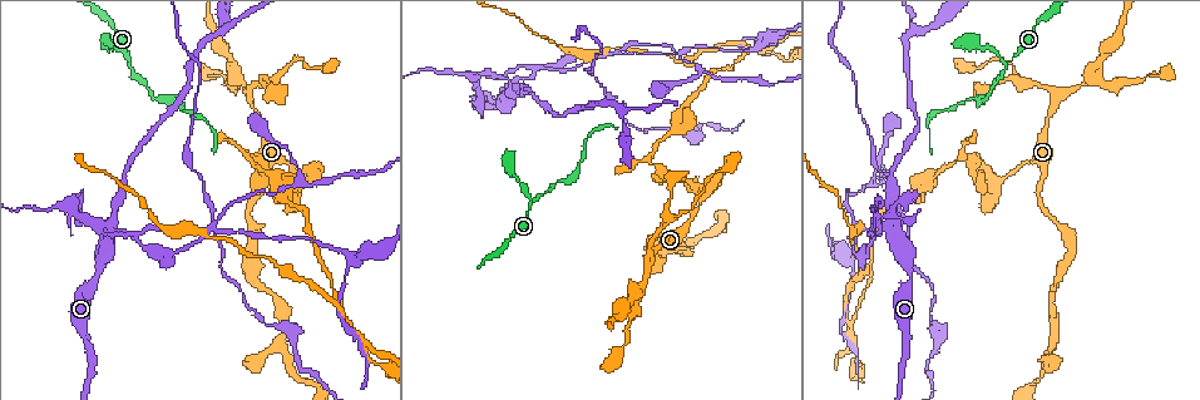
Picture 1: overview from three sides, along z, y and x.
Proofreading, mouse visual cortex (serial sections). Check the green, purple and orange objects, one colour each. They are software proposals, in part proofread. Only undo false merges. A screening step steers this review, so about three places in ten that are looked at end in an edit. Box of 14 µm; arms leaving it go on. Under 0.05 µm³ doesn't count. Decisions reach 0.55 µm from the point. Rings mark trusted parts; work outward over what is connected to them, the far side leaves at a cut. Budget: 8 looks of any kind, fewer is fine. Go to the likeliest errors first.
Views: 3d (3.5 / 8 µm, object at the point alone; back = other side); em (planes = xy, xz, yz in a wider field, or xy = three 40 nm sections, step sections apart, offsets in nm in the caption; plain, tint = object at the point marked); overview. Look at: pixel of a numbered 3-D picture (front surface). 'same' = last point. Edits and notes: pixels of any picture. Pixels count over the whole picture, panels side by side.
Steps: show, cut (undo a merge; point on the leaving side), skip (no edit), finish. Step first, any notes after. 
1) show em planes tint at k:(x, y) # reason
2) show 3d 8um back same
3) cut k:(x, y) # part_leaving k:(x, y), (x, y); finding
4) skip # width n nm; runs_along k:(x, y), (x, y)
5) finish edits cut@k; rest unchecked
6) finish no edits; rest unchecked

show 3d 3.5um at 1:(891, 233) # four-way junction

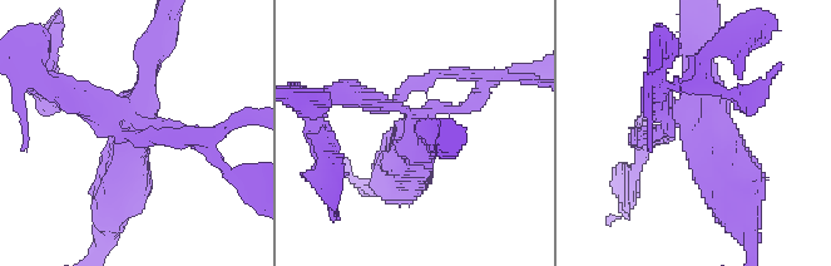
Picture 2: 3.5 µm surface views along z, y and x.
show em xy step 2 tint at 2:(412, 140)

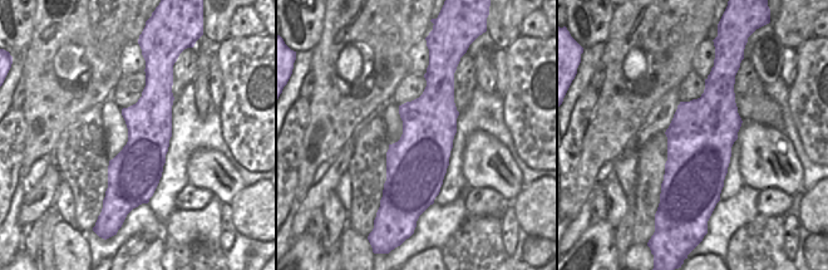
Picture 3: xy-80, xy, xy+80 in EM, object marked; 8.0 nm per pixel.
cut 2:(639, 138) # part_leaving 2:(677, 121), (636, 171); two cells meet here

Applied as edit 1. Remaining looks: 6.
show 3d 3.5um at 1:(529, 202) # side arm on a straight run

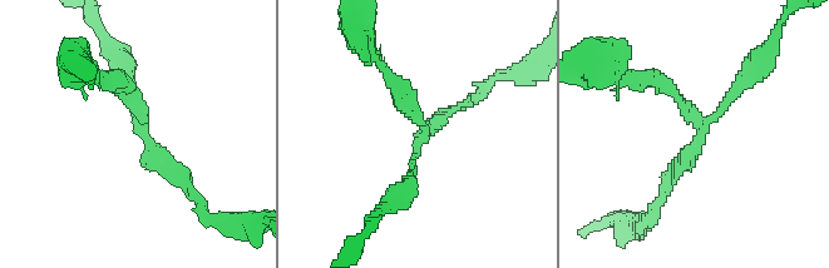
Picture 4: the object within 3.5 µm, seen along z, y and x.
show em xy step 2 tint at 4:(702, 123)

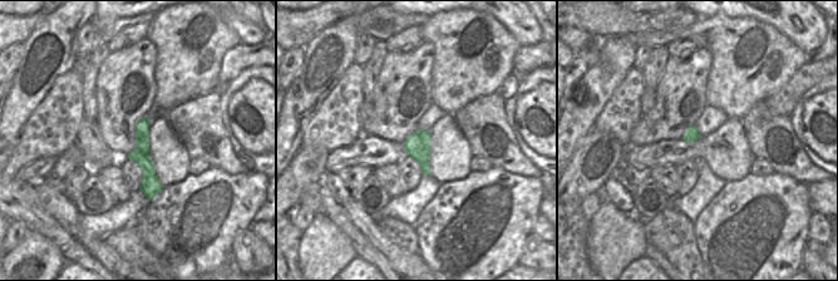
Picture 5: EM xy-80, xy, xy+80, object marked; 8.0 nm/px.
skip # arms 3; arm_widths 150, 200, 200 nm; runs_along 5:(144, 121), (142, 158), (149, 195); one cell here

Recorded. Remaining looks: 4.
show 3d 8um at 1:(649, 255) # sharp bend

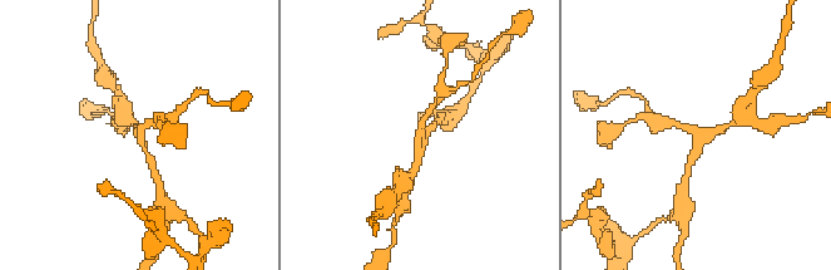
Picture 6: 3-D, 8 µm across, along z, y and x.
show em xy step 1 tint at 6:(138, 136) # arms 3; arm_widths 200, 200, 200 nm

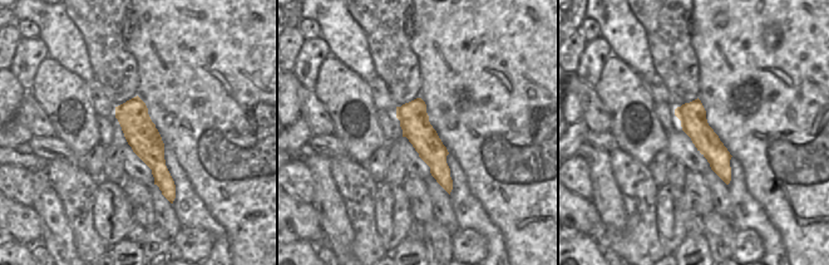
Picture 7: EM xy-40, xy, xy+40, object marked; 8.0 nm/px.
skip # runs_along 7:(134, 101), (136, 124), (169, 187); all the same cell

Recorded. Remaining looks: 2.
show 3d 3.5um at 1:(914, 29) # three-way junction

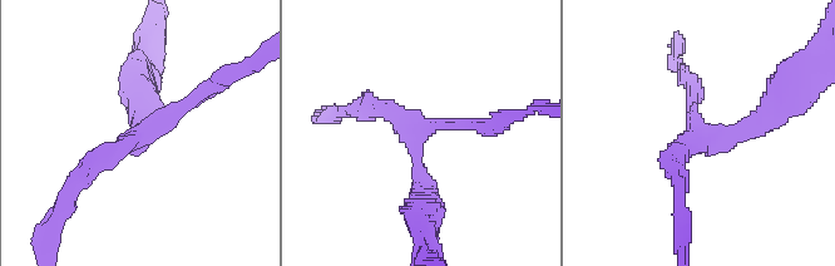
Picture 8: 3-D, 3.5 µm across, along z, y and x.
skip # all the same cell

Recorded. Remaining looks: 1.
finish edits cut@2; rest unchecked

